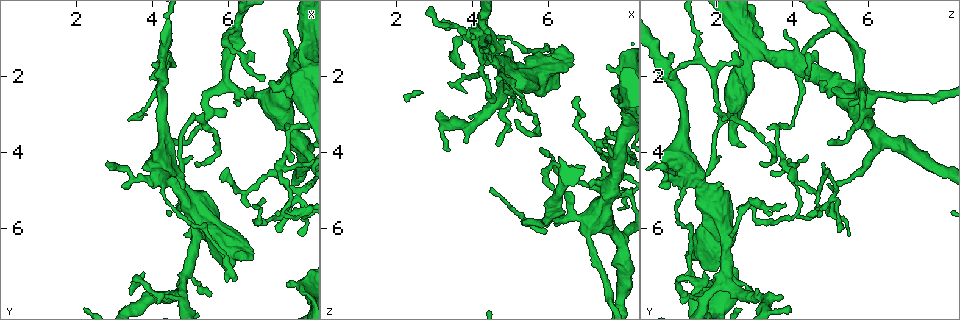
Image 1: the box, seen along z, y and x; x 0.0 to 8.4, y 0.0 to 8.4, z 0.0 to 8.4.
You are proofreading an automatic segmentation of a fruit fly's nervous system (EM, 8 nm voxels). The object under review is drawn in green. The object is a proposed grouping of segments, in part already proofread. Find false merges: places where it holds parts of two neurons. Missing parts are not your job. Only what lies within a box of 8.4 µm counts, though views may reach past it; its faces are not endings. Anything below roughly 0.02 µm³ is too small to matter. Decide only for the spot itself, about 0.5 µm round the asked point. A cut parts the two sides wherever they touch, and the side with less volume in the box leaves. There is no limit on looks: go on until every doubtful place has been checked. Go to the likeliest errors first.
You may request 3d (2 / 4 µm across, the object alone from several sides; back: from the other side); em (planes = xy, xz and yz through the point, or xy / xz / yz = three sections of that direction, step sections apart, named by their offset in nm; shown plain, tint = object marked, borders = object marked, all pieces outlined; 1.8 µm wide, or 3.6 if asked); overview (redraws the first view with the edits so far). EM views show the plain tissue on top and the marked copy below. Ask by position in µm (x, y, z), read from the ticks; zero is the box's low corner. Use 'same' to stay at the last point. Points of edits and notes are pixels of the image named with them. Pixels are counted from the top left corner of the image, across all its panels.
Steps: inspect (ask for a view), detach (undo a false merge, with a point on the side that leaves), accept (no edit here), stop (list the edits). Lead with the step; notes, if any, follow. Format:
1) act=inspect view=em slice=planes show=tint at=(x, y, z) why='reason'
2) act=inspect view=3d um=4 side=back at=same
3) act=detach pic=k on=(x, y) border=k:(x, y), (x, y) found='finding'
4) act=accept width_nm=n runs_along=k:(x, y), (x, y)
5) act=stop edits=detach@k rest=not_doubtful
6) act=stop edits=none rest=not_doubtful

act=inspect view=3d um=4 at=(5.20, 6.10, 2.25) why='thin arm on a thick one'

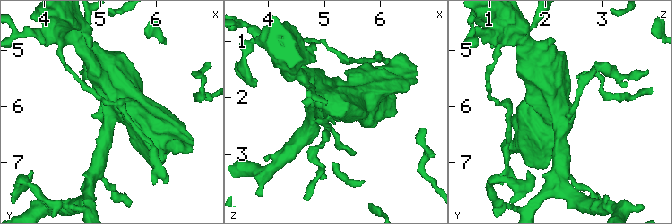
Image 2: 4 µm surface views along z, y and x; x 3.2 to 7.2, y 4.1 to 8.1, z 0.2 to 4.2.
act=inspect view=em um=3.6 slice=xz step=4 show=tint at=(5.30, 6.05, 2.25)

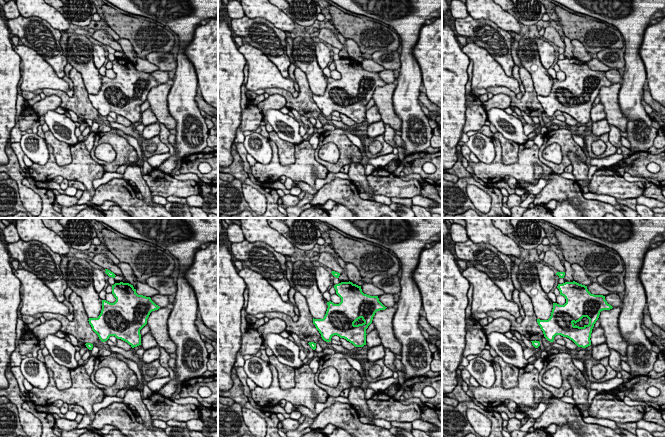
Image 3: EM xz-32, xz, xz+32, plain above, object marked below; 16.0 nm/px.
act=accept width_nm=380 found='one neuron here'

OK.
act=inspect view=em slice=planes show=tint at=(6.00, 2.20, 5.80) why='a fork'

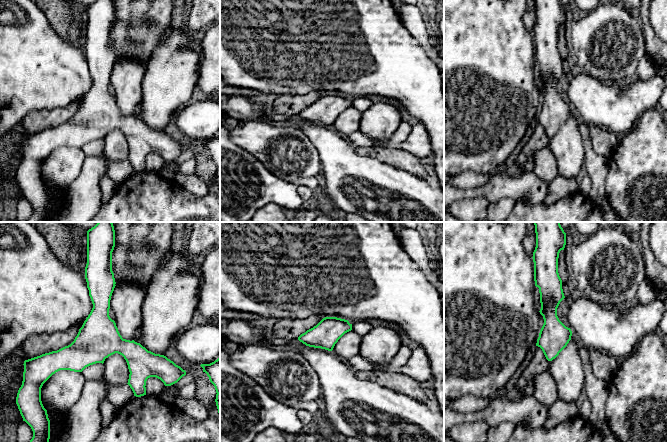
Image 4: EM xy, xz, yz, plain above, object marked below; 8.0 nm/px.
act=accept found='all the same neuron'

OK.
act=inspect view=3d um=4 at=(7.50, 4.80, 4.00) why='closes a loop'

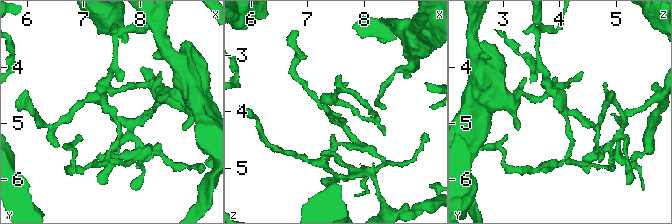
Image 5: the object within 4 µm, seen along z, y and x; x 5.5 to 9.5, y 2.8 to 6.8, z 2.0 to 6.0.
act=inspect view=em slice=planes show=tint at=(7.50, 4.75, 4.05) why='now the EM'

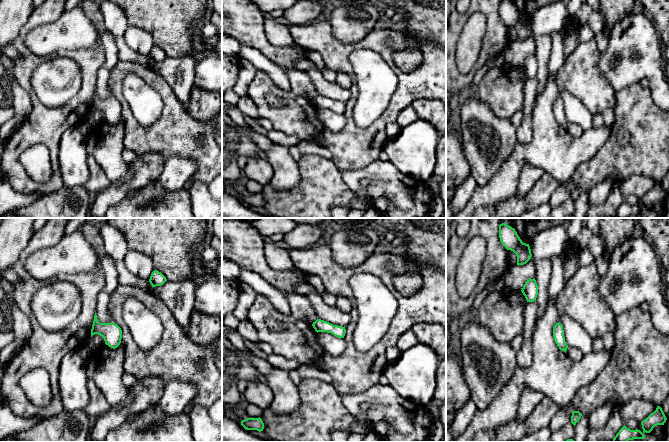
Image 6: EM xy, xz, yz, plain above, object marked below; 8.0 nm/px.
act=accept width_nm=100 found='continuous, no second neuron'

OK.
act=inspect view=em slice=planes show=tint at=(7.85, 5.65, 4.50) why='sharp bend'

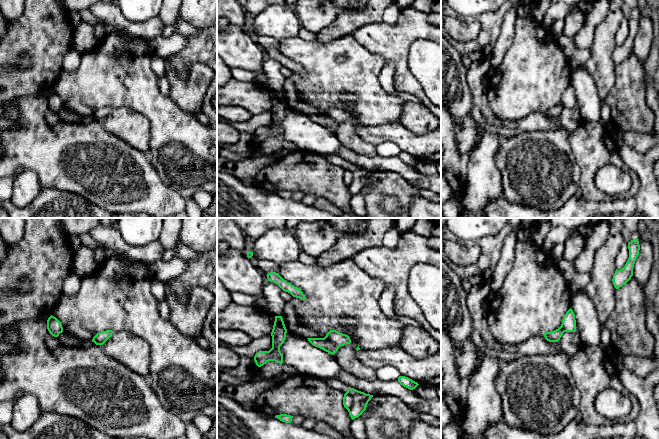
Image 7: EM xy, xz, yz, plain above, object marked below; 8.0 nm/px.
act=accept found='all the same neuron'

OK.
act=inspect view=em um=3.6 slice=xz step=4 show=tint at=(6.00, 6.60, 1.55) why='sudden change in width'

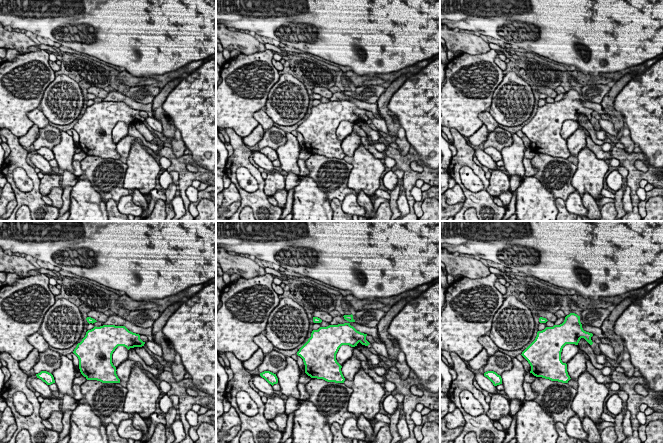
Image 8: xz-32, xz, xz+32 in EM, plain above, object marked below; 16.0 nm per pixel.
act=accept width_nm=460 found='all the same neuron'

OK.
act=inspect view=3d um=4 at=(4.40, 4.50, 1.35) why='four arms meet'

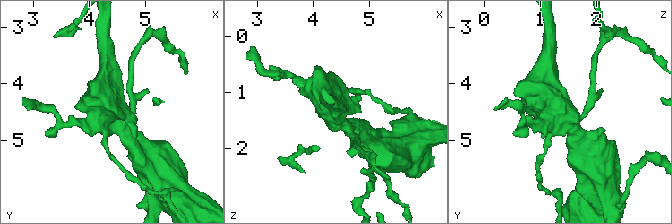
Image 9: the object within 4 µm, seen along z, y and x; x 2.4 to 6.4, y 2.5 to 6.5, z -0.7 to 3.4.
act=inspect view=em um=3.6 slice=planes show=tint at=(4.40, 4.45, 1.40)

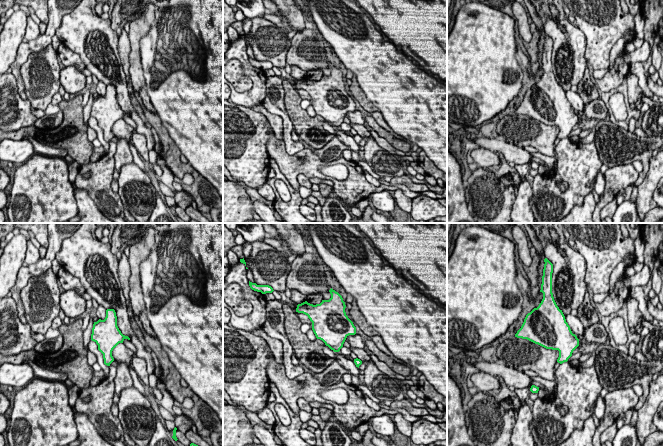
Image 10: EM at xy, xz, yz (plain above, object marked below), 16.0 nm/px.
act=accept found='one neuron here'

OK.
act=stop edits=none rest=not_doubtful

